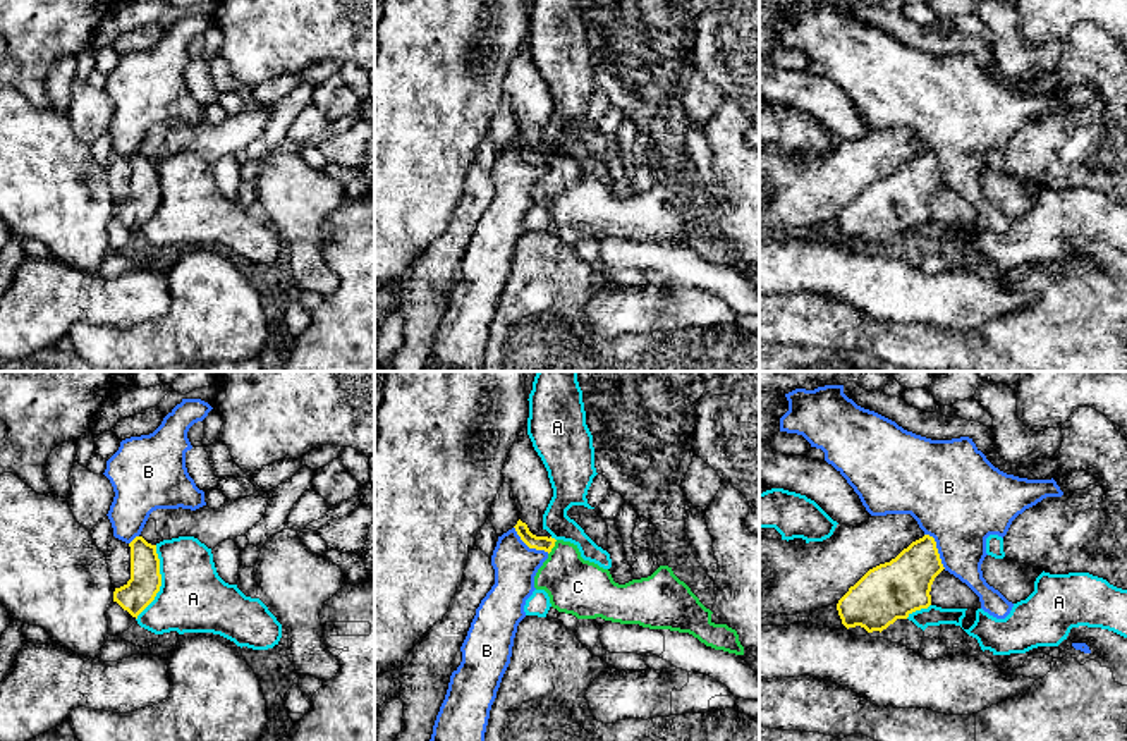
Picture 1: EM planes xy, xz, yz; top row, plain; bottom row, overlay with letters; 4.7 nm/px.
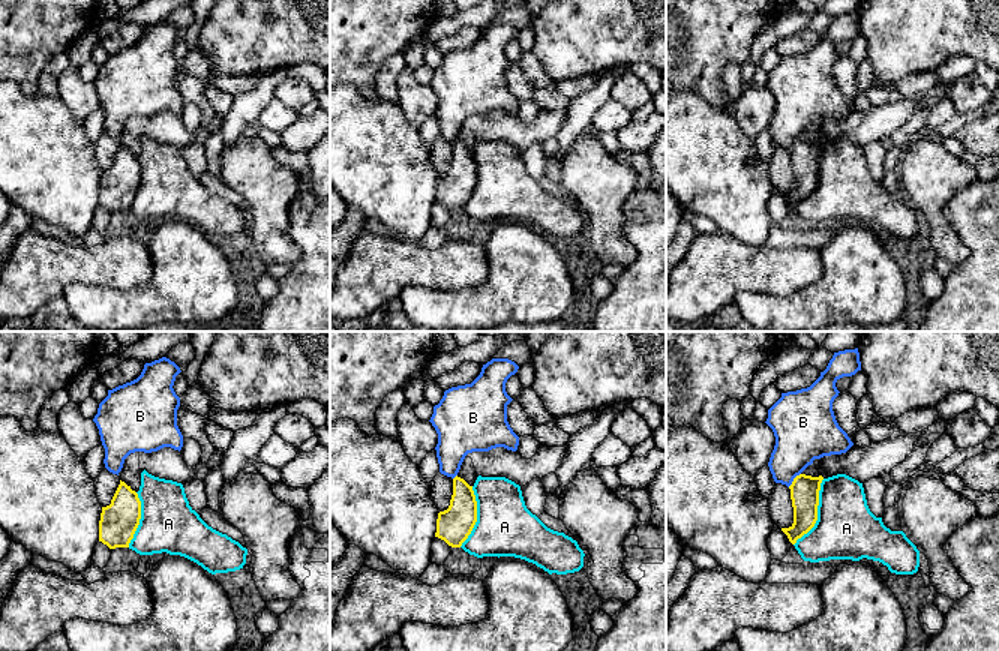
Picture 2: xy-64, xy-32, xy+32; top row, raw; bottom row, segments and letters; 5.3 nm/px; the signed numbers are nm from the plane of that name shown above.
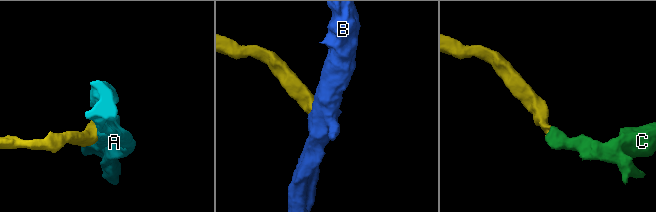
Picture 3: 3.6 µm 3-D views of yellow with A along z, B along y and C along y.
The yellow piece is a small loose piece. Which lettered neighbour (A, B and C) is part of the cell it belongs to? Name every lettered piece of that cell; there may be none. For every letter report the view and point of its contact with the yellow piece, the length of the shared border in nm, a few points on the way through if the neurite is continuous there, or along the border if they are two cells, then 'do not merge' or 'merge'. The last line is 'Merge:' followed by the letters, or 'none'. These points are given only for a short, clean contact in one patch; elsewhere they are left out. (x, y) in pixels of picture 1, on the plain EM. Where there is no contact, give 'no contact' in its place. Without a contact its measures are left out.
A: contact xy (160, 198); length 360 nm; do not merge
B: contact xz (529, 162); length 200 nm; border xz (514, 141), (516, 148), (529, 162), (548, 167); do not merge
C: contact xz (554, 160); length 80 nm; way xz (531, 155), (554, 160), (578, 202); merge
Merge: C

